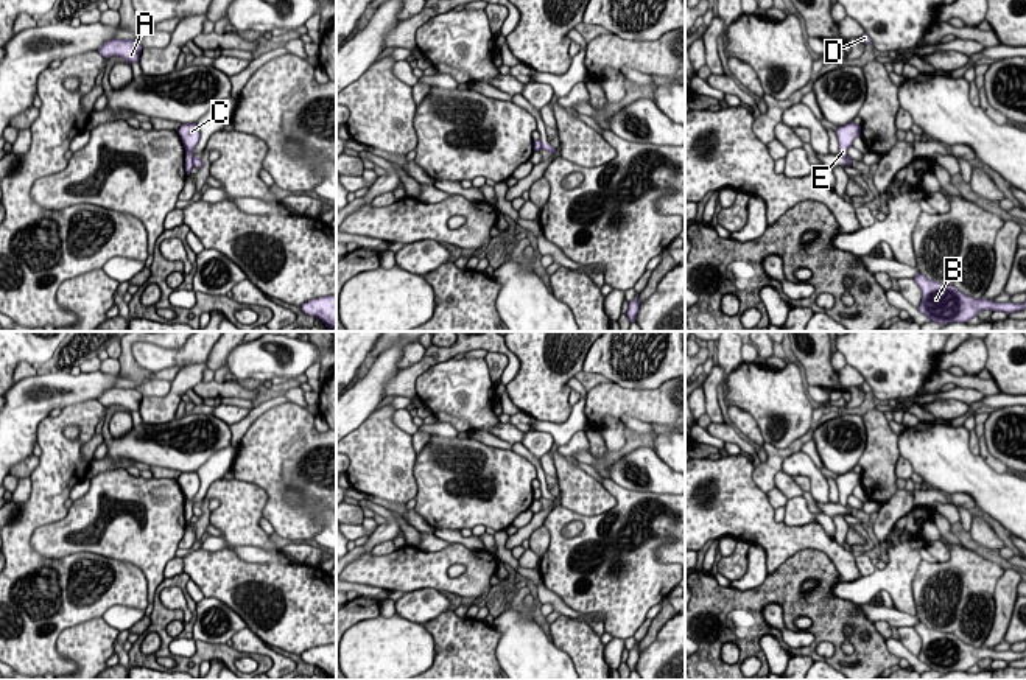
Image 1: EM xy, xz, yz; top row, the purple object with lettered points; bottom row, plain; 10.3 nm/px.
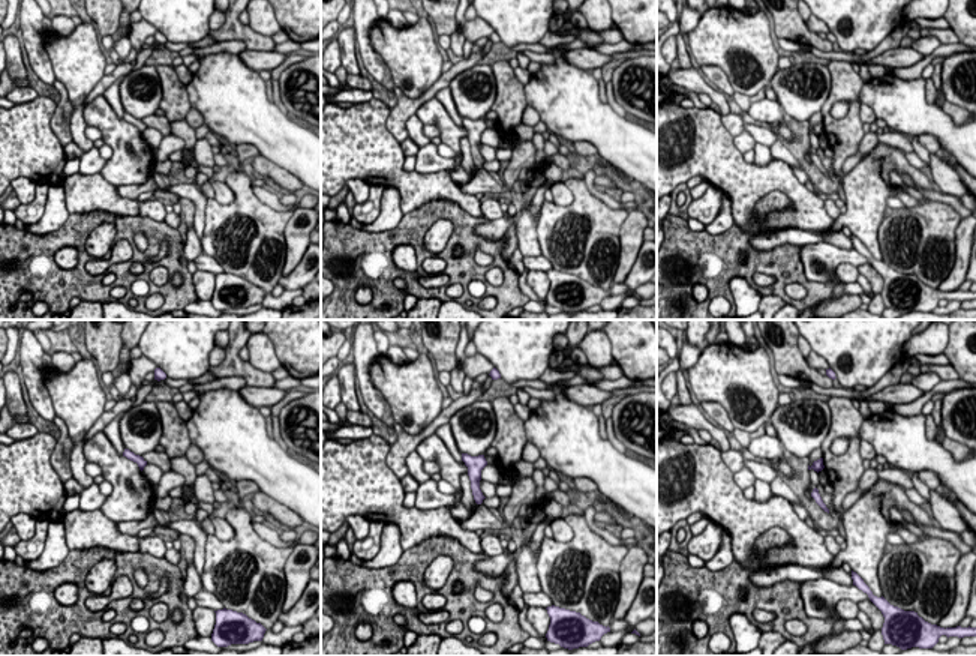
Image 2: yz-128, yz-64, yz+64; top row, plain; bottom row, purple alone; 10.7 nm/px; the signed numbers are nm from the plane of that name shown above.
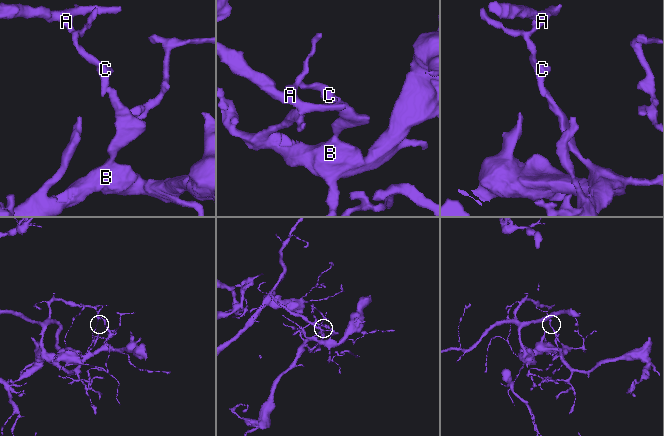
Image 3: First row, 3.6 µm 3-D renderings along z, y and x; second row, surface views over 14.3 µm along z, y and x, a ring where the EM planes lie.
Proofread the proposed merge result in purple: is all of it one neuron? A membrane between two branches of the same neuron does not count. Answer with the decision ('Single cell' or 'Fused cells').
Fused cells

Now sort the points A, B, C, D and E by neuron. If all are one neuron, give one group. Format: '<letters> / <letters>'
A C D E / B

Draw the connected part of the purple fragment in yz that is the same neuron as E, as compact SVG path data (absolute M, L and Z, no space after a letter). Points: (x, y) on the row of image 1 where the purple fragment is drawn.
M853 121L844 126L838 126L836 129L836 137L839 143L839 157L842 159L844 166L852 166L845 162L849 159L847 151L858 135L861 135L861 126L855 124Z

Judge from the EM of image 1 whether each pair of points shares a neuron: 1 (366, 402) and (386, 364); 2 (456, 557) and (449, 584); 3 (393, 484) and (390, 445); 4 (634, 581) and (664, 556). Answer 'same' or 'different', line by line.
1: same
2: same
3: same
4: different

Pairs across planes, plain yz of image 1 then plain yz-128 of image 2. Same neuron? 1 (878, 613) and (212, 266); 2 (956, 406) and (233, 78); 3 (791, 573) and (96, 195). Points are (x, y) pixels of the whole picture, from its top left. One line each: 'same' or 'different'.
1: same
2: different
3: different

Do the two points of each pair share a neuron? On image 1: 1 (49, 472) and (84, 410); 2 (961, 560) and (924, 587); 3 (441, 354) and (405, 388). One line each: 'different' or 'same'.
1: same
2: same
3: same

